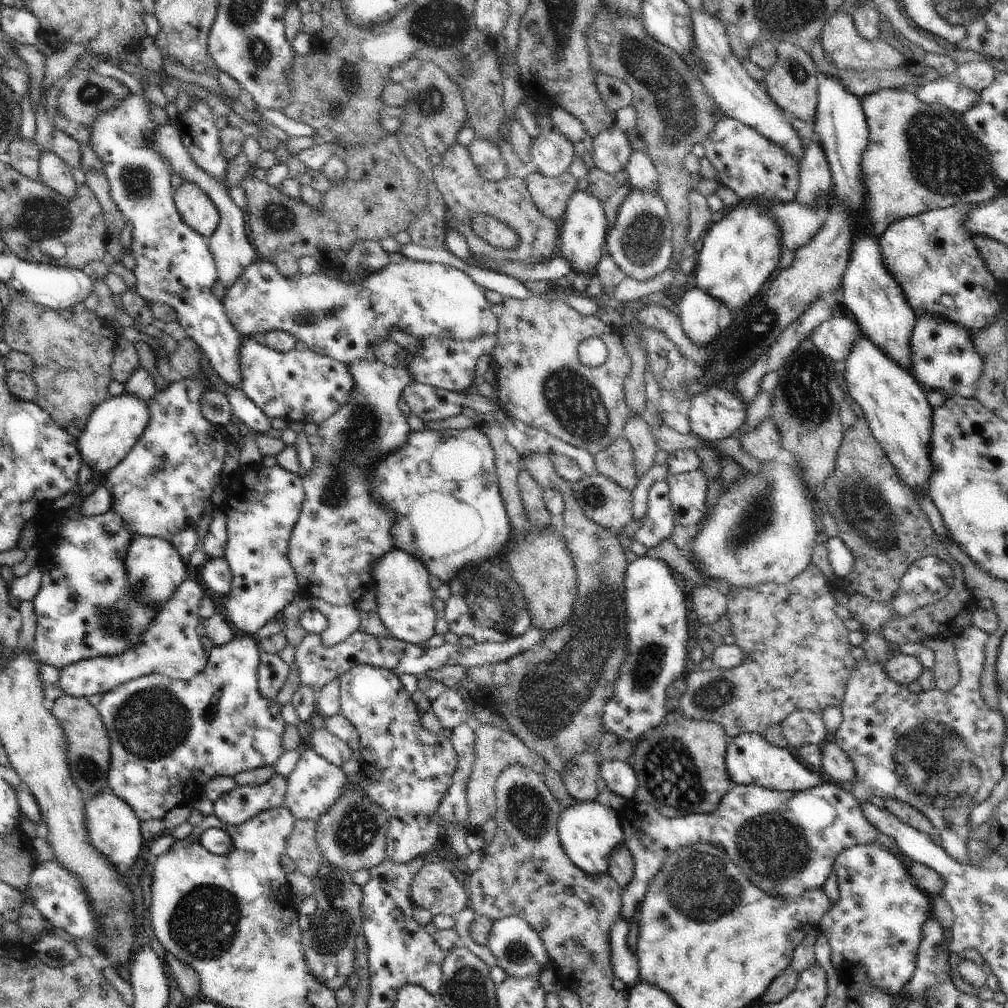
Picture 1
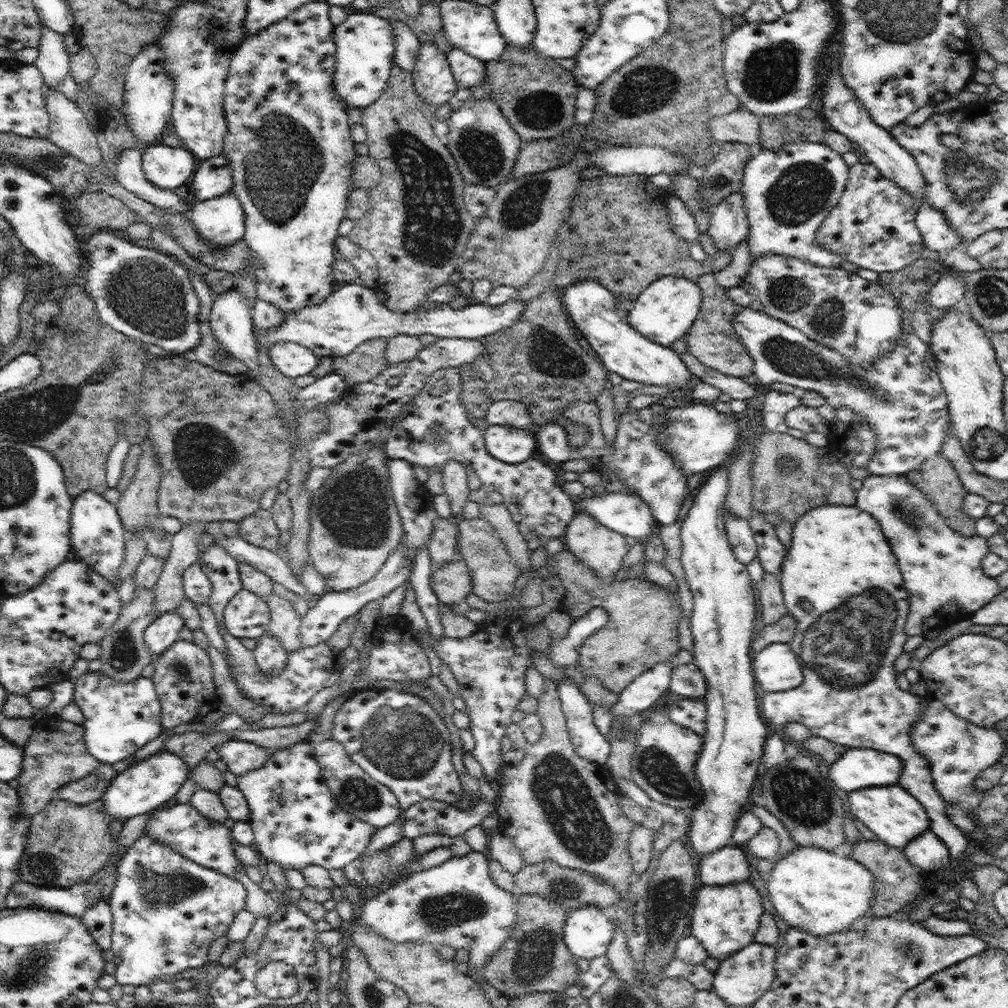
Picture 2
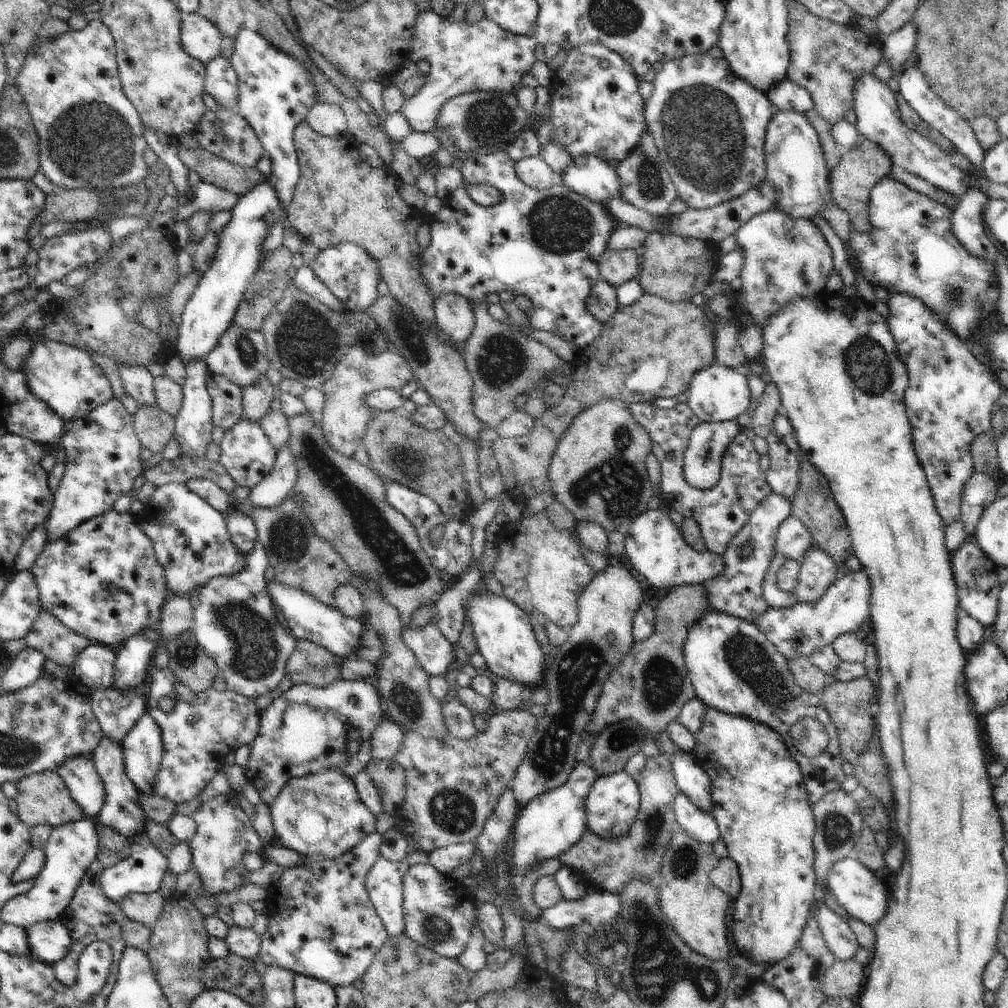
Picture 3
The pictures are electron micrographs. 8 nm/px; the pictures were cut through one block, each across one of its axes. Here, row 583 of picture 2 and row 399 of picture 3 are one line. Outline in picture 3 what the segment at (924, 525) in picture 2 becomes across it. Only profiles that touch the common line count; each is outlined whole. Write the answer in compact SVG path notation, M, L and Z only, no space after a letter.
M896 289L892 290L894 294L891 294L887 301L890 314L886 322L896 342L900 360L908 370L909 385L906 388L904 404L912 427L914 448L918 462L926 474L932 498L936 500L938 514L950 526L960 520L962 514L960 502L962 502L964 486L973 471L972 442L981 434L991 431L992 411L1003 390L995 379L993 370L972 354L969 346L938 318L936 312L924 306L920 298L912 298L910 294L896 294Z

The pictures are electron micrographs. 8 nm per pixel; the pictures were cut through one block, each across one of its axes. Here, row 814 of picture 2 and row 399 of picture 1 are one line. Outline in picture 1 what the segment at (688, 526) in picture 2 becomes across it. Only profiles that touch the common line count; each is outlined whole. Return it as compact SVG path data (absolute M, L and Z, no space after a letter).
M710 386L691 399L687 417L698 437L724 440L746 427L747 407L730 387Z

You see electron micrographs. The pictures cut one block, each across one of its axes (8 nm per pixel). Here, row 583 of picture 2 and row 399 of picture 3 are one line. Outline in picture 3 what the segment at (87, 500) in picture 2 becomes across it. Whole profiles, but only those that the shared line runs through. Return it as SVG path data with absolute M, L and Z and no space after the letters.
M113 398L88 416L69 423L58 445L65 453L66 474L54 493L44 544L64 538L82 522L108 512L118 498L133 490L134 481L143 474L140 459L143 446L134 432L133 415L124 408L121 399Z

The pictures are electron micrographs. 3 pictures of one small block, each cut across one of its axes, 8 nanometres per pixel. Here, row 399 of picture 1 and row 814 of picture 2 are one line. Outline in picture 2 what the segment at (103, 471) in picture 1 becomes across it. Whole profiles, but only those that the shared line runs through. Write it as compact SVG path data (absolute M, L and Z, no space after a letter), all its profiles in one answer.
M161 749L157 754L138 763L132 763L128 770L117 774L102 796L104 811L108 813L108 819L123 822L138 814L150 813L164 806L170 798L175 797L190 775L189 766L181 758L174 752Z

